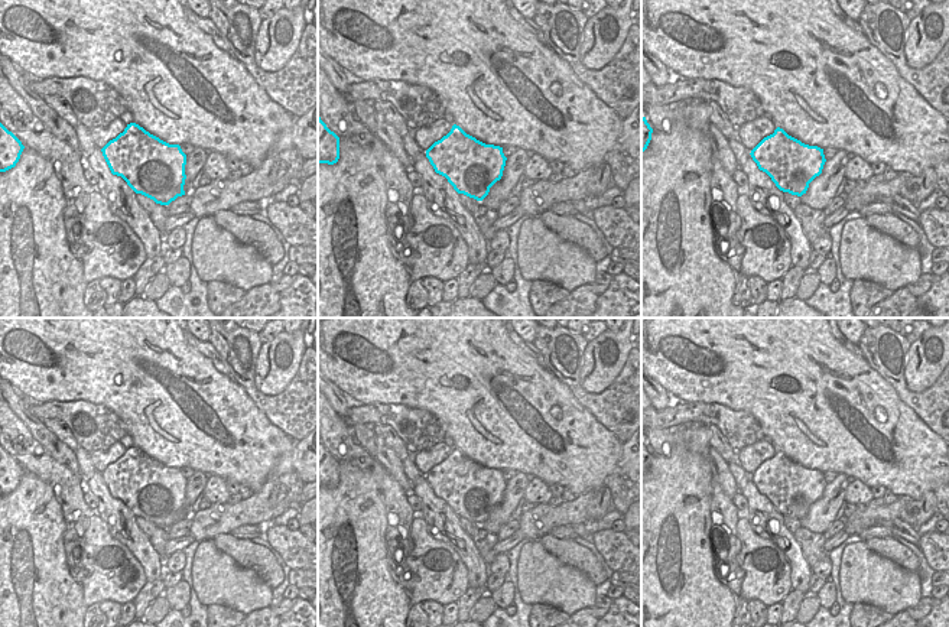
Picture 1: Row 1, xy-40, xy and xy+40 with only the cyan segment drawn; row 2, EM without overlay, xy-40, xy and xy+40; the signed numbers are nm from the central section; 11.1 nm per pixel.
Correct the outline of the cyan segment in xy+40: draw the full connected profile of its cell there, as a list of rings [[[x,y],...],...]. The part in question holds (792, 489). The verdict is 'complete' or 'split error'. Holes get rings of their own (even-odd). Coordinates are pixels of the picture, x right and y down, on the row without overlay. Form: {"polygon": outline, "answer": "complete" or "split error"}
{"polygon": [[[780,451],[764,461],[750,478],[780,514],[797,520],[806,517],[826,485],[823,472],[805,468]]], "answer": "complete"}

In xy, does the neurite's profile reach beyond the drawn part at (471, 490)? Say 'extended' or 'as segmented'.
as segmented

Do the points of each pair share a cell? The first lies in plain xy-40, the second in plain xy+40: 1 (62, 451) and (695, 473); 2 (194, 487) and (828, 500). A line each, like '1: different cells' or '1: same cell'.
1: different cells
2: same cell

